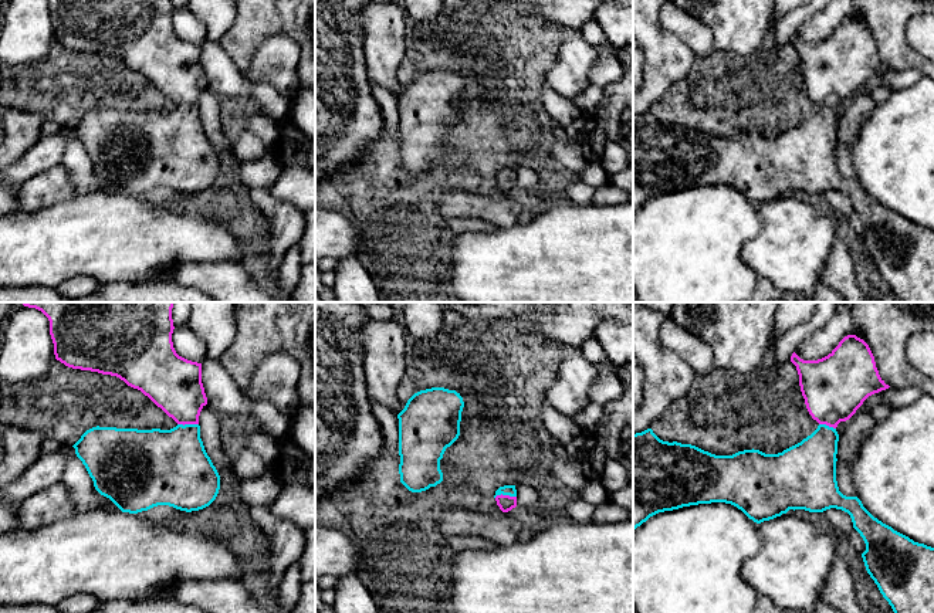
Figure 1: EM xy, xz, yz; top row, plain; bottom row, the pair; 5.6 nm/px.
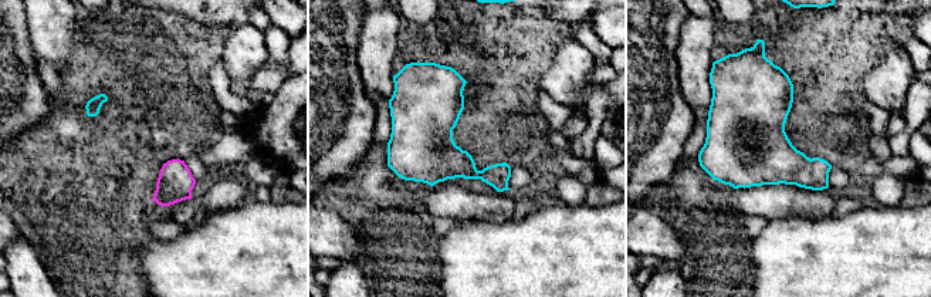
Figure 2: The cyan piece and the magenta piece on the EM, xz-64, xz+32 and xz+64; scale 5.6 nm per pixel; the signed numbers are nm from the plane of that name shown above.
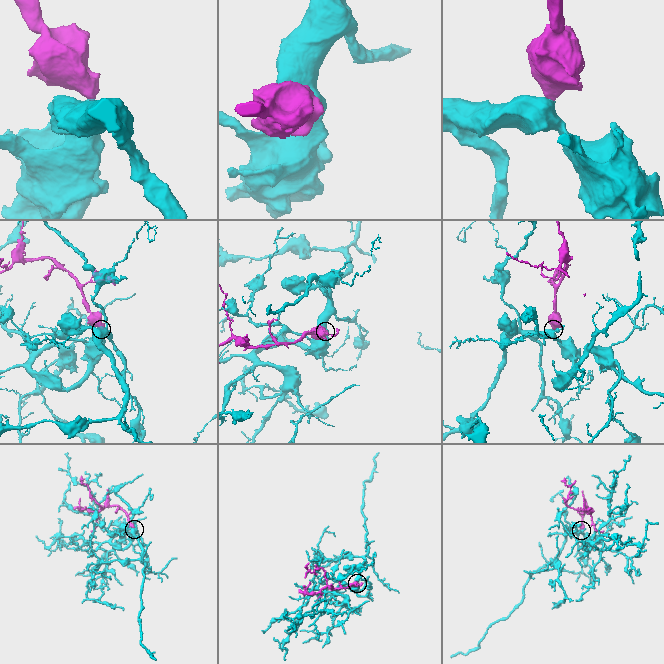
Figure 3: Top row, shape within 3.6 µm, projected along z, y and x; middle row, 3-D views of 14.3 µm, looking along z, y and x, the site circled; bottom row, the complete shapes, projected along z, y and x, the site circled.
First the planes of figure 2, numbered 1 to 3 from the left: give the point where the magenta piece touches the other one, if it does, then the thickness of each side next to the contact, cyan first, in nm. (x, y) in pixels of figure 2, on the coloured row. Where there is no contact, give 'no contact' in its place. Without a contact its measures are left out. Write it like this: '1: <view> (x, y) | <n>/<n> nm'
1: no contact
2: no contact
3: no contact

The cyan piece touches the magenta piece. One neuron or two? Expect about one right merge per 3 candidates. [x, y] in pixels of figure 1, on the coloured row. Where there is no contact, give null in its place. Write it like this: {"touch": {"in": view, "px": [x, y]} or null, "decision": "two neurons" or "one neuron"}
{"touch": {"in": "xz", "px": [504, 494]}, "decision": "one neuron"}

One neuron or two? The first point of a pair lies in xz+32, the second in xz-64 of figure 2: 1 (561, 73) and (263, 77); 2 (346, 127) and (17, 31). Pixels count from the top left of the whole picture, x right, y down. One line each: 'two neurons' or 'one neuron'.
1: two neurons
2: one neuron

